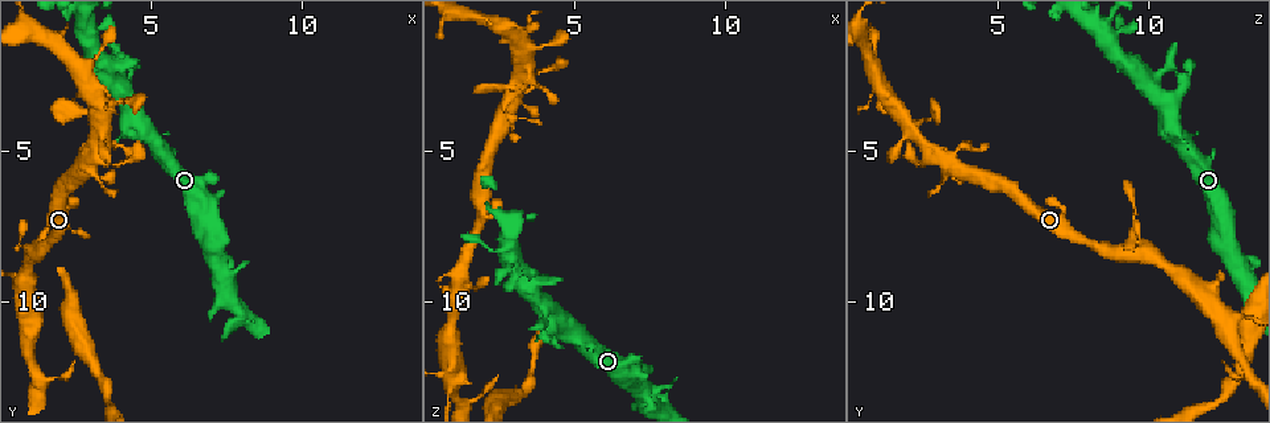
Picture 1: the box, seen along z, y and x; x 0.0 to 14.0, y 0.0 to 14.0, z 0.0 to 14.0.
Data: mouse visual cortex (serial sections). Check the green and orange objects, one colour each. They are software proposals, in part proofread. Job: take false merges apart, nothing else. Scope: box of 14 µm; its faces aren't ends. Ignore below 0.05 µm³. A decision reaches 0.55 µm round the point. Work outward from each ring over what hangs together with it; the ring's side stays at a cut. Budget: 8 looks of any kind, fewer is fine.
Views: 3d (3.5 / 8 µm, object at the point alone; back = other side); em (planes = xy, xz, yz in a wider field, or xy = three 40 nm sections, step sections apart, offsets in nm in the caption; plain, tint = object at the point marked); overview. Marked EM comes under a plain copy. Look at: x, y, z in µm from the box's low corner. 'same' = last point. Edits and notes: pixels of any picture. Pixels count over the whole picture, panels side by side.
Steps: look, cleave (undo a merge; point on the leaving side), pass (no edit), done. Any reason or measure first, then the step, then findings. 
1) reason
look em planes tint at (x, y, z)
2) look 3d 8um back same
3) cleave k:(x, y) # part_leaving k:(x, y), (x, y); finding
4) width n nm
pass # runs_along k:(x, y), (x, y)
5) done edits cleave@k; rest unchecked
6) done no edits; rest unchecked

sudden change in width
look 3d 3.5um back at (0.8, 10.5, 12.8)

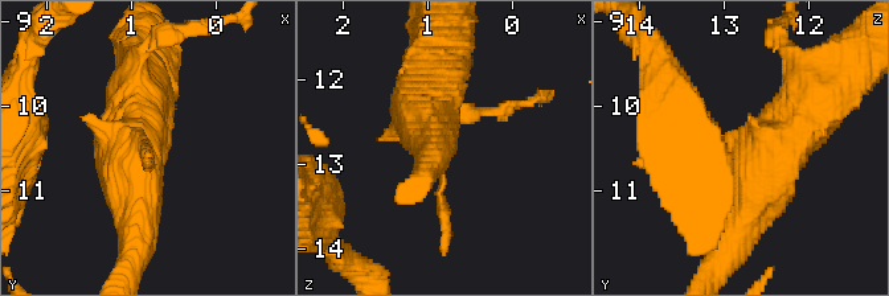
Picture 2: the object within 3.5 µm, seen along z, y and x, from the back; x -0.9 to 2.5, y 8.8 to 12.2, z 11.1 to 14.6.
now the EM
look em xy step 1 tint same

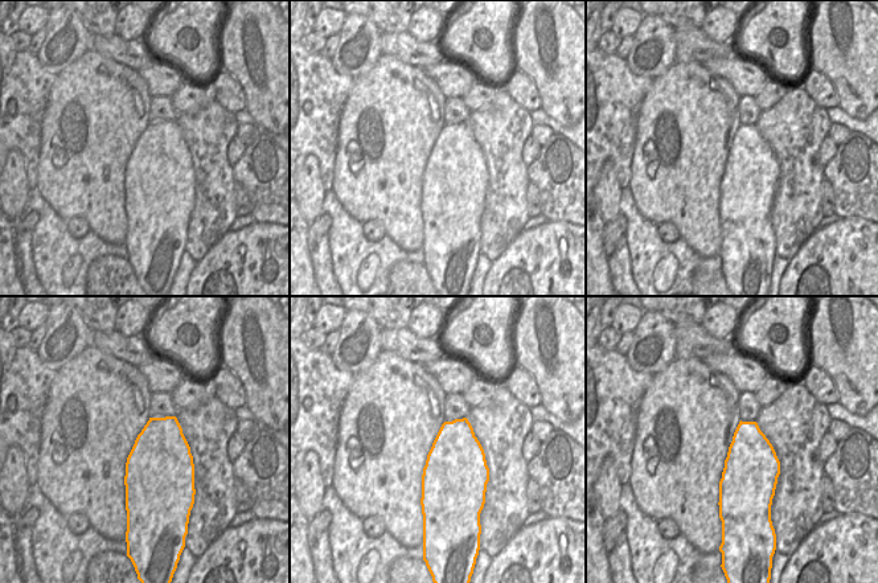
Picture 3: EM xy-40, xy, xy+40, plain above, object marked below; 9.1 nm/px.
pass # runs_along 2:(823, 90), (762, 163), (732, 243); continuous, no second cell

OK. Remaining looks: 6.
sharp bend
look 3d 3.5um at (7.8, 10.8, 13.5)

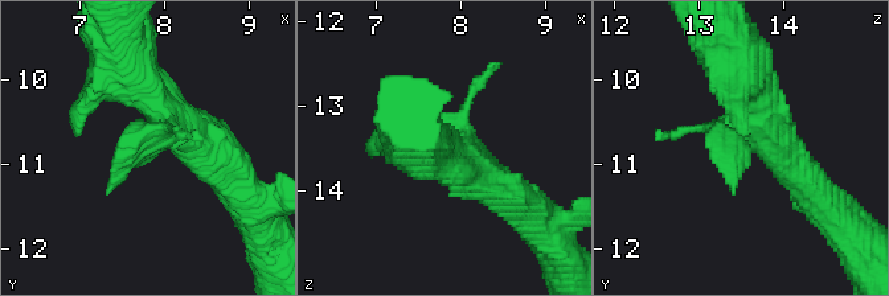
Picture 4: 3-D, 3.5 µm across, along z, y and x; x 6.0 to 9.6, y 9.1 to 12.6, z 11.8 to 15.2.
shape alone is not enough
look em xy step 2 tint at (7.80, 10.75, 13.40)

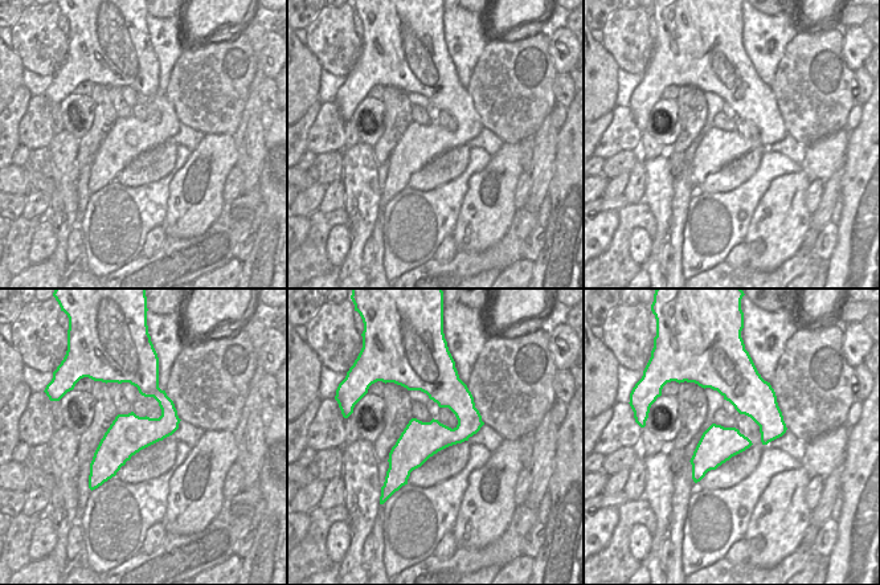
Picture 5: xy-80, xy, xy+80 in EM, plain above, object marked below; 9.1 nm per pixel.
pass # runs_along 4:(139, 85), (168, 130), (107, 194); continuous, no second cell

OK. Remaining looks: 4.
abrupt turn
look 3d 3.5um at (2.9, 4.8, 3.9)

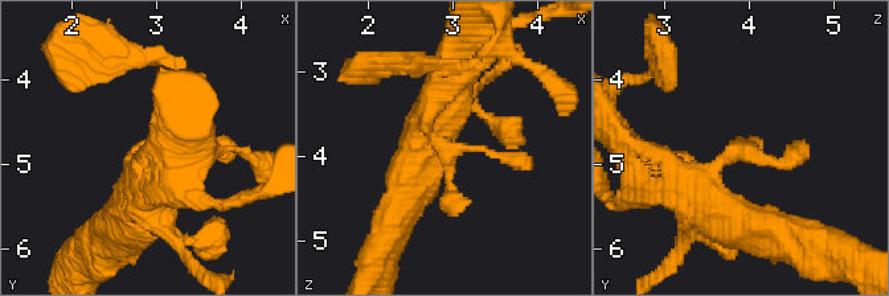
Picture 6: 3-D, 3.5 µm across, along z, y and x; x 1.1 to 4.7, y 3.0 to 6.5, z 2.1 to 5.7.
shape alone is not enough
look em xy step 3 tint at (2.95, 4.75, 3.85)

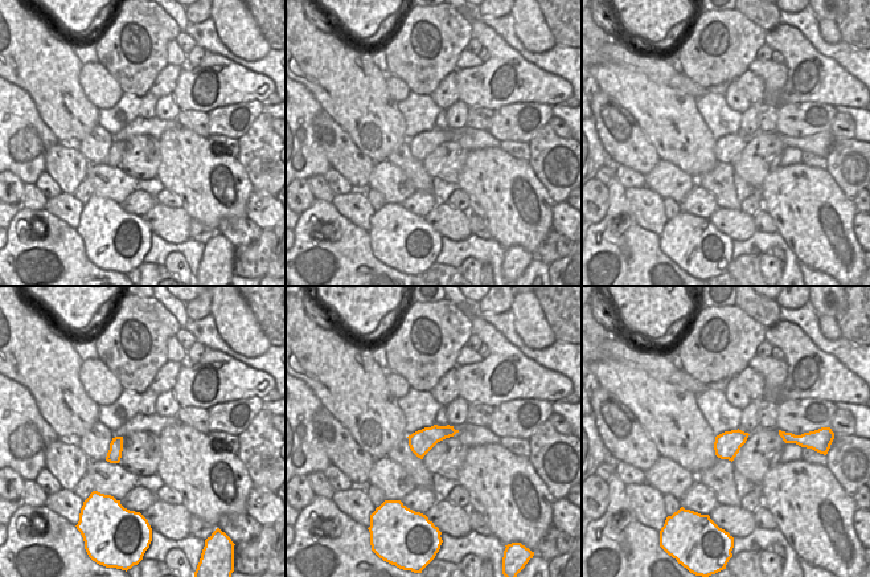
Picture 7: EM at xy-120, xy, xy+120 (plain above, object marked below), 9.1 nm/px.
look em planes tint same

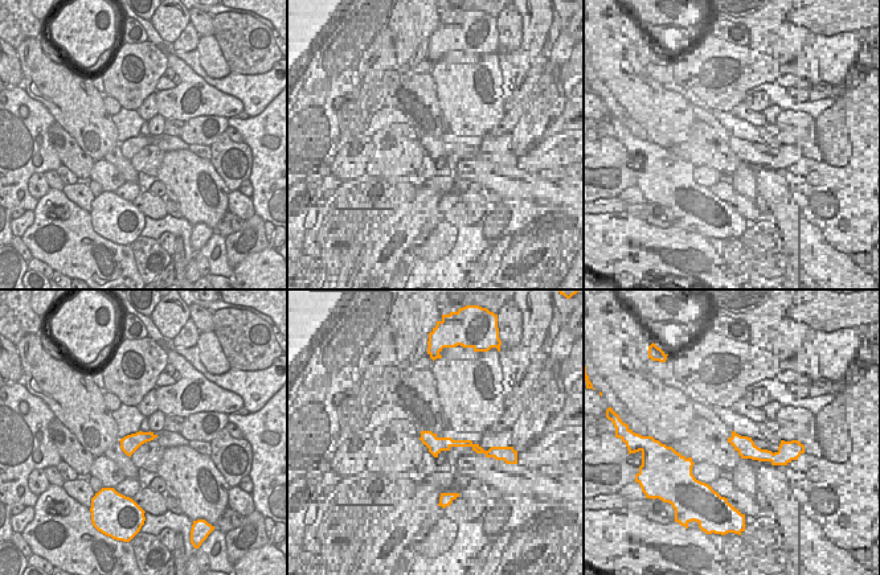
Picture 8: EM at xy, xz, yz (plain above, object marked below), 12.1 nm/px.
pass # runs_along 6:(144, 210), (127, 161), (176, 142); one cell here

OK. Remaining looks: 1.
done no edits; rest unchecked

